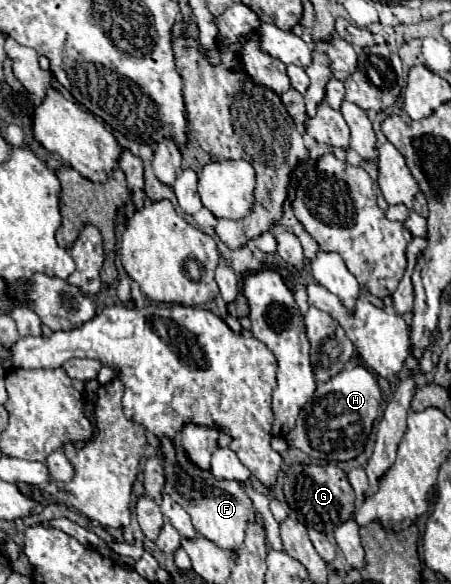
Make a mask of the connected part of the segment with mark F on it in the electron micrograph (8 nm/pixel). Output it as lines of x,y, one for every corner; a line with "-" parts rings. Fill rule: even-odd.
164,439
160,443
160,457
164,461
164,471
168,475
168,481
164,485
164,493
168,493
192,519
192,525
196,531
216,543
222,549
238,551
244,543
246,527
256,519
256,509
240,483
236,481
218,481
210,471
198,469
178,445

